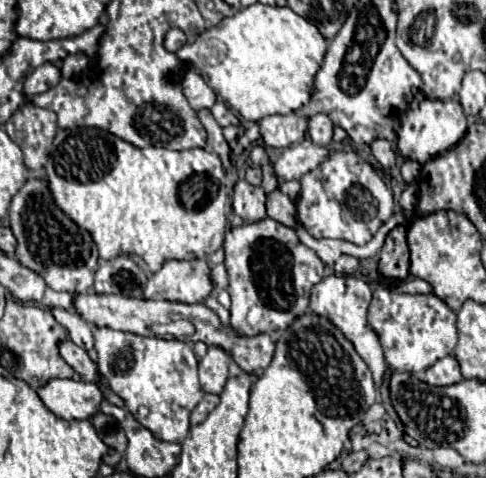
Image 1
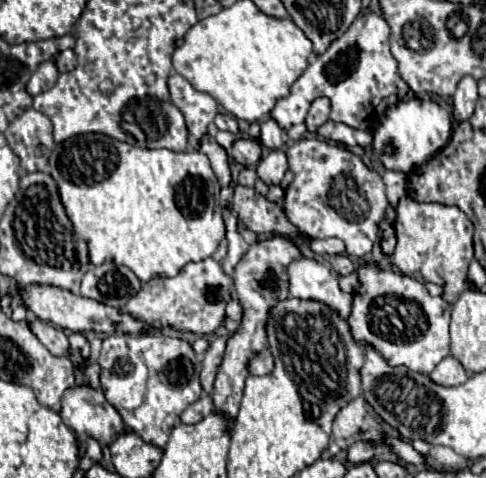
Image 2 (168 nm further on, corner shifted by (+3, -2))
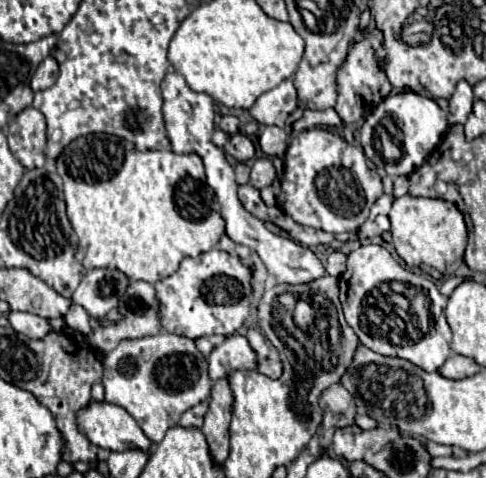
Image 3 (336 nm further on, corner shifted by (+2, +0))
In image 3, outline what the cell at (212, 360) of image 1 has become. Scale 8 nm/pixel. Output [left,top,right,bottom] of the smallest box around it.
[207,334,257,380]

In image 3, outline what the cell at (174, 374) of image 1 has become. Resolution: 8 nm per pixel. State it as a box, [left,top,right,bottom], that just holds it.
[103,332,211,444]

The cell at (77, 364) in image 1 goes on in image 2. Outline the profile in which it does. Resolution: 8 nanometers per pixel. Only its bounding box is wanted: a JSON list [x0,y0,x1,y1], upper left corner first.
[28,318,70,356]

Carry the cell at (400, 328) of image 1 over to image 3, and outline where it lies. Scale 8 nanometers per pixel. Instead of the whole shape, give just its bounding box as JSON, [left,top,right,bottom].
[339,244,451,372]

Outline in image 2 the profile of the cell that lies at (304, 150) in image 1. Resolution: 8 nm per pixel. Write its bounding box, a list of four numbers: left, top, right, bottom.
[258,150,288,186]

